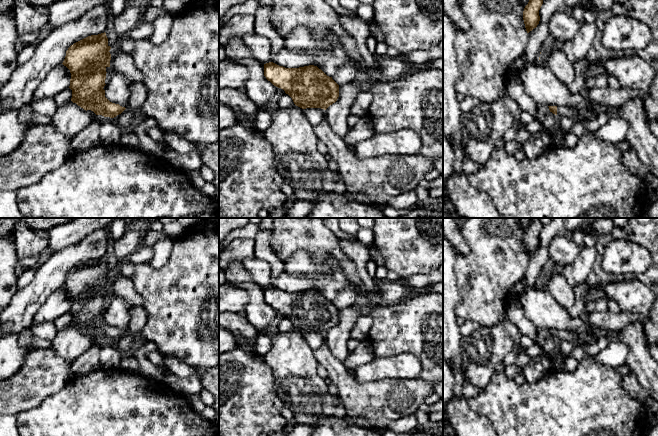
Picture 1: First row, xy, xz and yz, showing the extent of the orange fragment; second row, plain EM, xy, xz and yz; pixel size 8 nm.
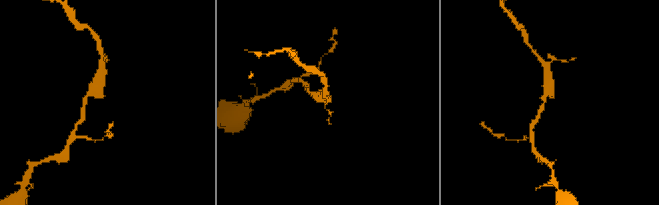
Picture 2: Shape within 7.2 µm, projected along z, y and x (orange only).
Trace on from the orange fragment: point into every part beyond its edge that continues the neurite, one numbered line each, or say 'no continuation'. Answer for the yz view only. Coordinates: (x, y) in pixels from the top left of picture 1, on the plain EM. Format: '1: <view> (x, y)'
1: yz (561, 334)

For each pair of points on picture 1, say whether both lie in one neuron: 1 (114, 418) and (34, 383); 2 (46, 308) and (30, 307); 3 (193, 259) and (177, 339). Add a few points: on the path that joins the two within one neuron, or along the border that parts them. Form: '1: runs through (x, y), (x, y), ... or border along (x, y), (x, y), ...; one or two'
1: border along (69, 379), (61, 388), (48, 395), (36, 406); two
2: border along (54, 290), (40, 306), (31, 324); two
3: runs through (193, 279), (191, 316), (188, 319); one

